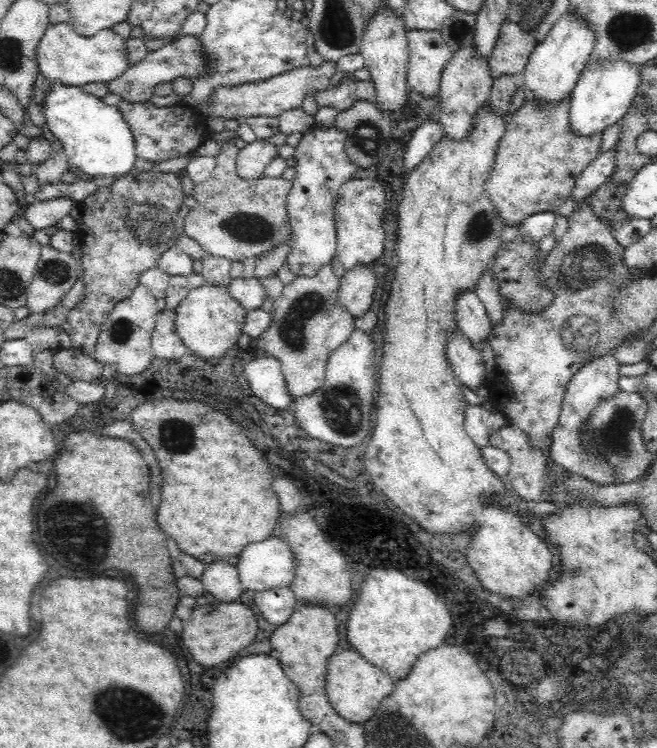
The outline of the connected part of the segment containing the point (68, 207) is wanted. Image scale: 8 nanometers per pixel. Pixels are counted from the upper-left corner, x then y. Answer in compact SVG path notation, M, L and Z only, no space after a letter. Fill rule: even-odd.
M60 195L50 200L35 200L25 210L28 223L35 230L45 230L50 226L56 226L60 220L71 214L75 201L67 198L67 195Z

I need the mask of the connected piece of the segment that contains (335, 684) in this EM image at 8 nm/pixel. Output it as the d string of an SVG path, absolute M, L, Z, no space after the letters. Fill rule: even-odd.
M340 649L327 662L324 689L329 704L342 719L364 724L376 713L380 702L394 690L394 682L385 670L366 661L358 651Z

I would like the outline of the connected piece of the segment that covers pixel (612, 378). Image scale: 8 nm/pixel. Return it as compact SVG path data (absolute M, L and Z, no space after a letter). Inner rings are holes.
M612 355L588 362L578 372L575 372L561 404L562 410L560 411L558 424L551 434L550 454L554 462L563 466L572 474L583 476L597 485L622 484L615 472L615 466L611 466L601 454L595 454L593 450L589 450L588 442L583 442L583 428L592 414L592 410L599 405L602 399L615 397L622 391L619 385L621 375L618 368L619 364Z

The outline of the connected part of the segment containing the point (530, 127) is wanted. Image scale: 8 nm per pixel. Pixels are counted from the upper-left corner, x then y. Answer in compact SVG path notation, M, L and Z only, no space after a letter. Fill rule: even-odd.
M526 89L525 95L528 96L528 100L520 110L514 113L506 125L505 133L499 142L494 166L492 166L492 171L485 184L485 192L488 193L488 198L498 211L500 220L504 222L504 225L512 228L518 228L523 220L532 214L558 210L562 206L562 202L566 200L566 196L570 194L576 178L601 153L600 133L592 134L589 137L578 137L572 133L570 123L568 123L570 98L546 109L536 101L536 98L531 98L532 91Z

